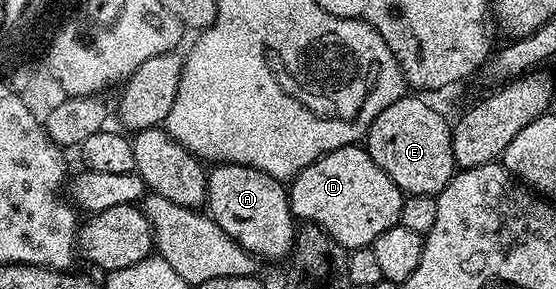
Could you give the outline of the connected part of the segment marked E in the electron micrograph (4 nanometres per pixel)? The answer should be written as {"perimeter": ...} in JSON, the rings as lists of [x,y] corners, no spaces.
{"perimeter":[[[405,96],[394,100],[390,108],[382,108],[378,116],[370,124],[366,135],[366,149],[368,155],[394,180],[394,184],[405,195],[409,194],[431,194],[433,196],[440,194],[446,184],[450,184],[453,174],[458,167],[454,160],[454,148],[452,147],[452,126],[447,122],[434,107],[428,102],[423,102],[423,97]]]}

